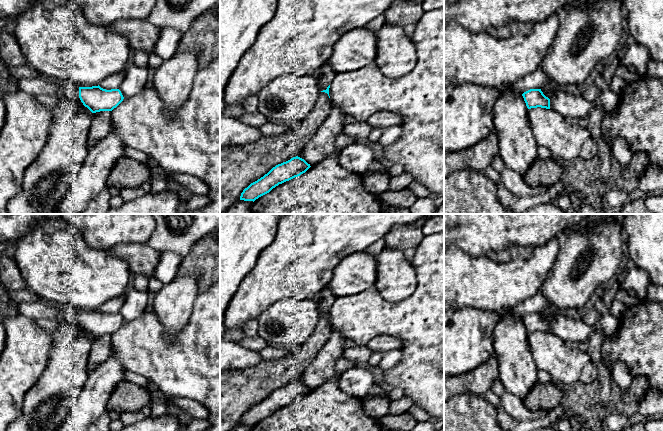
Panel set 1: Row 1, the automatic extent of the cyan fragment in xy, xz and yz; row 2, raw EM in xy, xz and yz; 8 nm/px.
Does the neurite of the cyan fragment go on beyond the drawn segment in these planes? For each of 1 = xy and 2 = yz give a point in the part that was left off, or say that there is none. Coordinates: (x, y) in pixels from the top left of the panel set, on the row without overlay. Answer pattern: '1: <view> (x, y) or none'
1: none
2: none

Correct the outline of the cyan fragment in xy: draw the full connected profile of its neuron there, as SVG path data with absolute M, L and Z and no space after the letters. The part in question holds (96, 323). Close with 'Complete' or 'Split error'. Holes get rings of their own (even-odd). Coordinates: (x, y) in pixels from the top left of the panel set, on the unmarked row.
M99 309L79 311L79 322L92 337L112 335L124 323L119 313L106 314Z. Complete

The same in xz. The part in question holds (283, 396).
M296 380L273 391L267 398L243 414L240 424L255 425L273 412L305 397L309 392L304 383Z. Complete

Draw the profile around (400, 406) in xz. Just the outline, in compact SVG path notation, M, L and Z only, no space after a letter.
M402 396L400 399L390 402L389 415L396 416L405 414L413 405L413 401L410 397Z

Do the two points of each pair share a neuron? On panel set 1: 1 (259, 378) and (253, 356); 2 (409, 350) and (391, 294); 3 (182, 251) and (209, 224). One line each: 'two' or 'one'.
1: two
2: two
3: one

